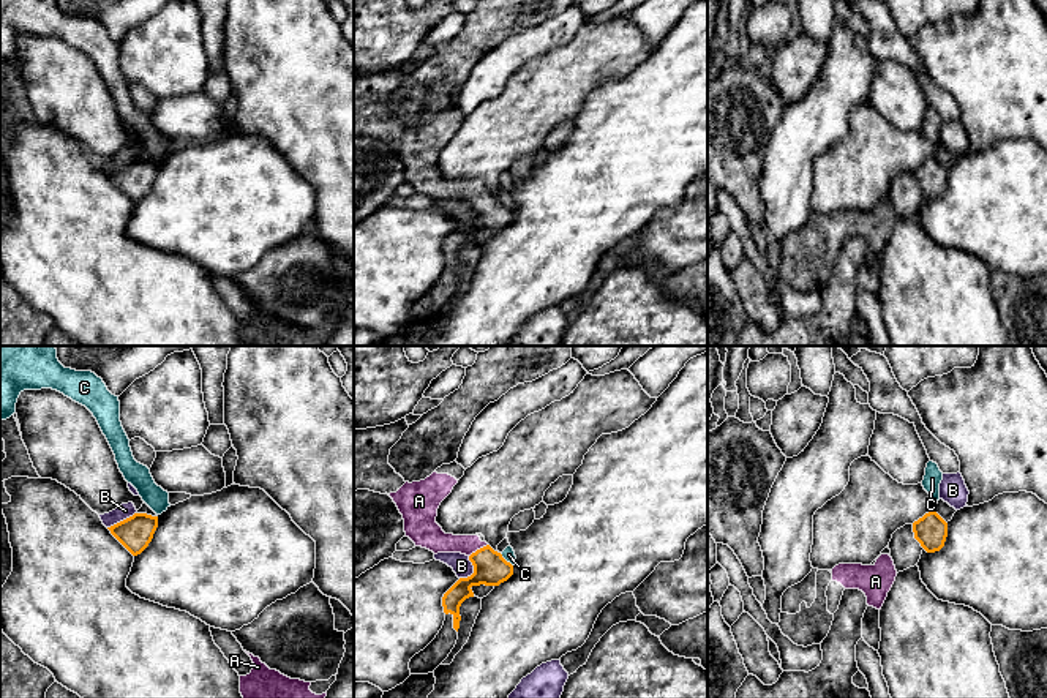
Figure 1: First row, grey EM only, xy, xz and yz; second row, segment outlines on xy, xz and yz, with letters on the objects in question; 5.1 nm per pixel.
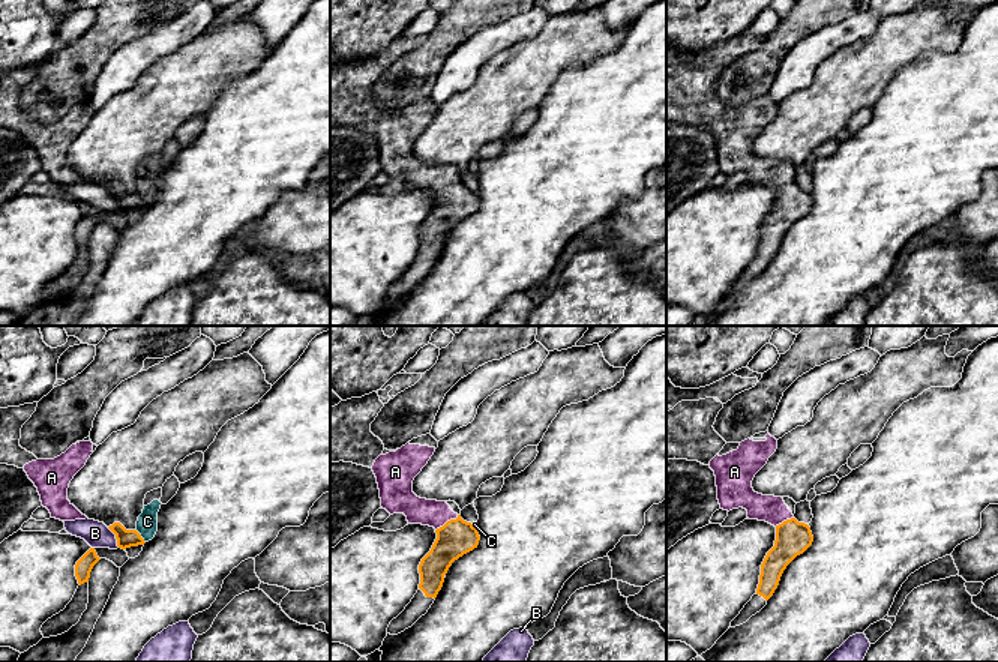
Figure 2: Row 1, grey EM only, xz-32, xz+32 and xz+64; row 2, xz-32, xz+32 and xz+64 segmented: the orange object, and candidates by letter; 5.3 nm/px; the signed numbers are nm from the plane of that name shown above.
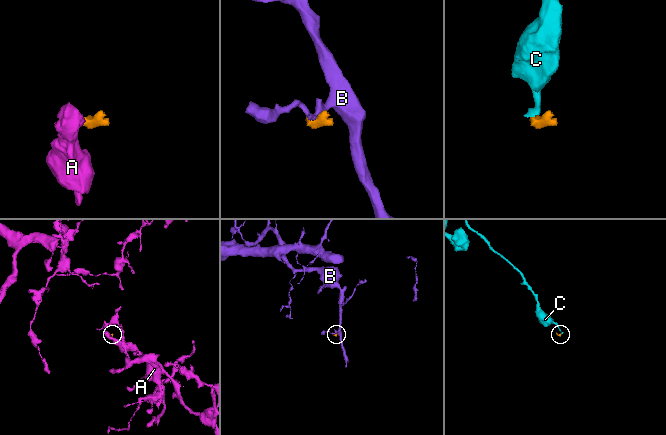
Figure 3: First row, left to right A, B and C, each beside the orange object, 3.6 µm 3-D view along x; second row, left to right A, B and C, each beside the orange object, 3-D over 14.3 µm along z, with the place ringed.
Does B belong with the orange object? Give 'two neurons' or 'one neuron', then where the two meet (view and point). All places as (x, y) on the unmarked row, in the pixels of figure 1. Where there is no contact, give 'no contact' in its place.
two neurons; meets orange in xz at (474, 217)

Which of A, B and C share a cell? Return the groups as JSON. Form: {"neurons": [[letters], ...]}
{"neurons": [["A"], ["B"], ["C"]]}

